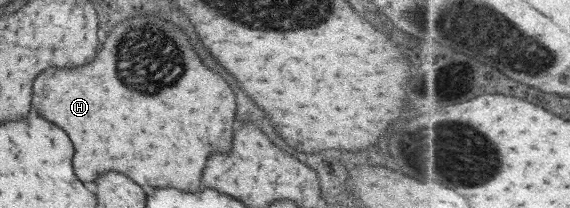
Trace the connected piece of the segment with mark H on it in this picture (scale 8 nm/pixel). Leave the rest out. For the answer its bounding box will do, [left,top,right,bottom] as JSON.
[33,16,235,192]

